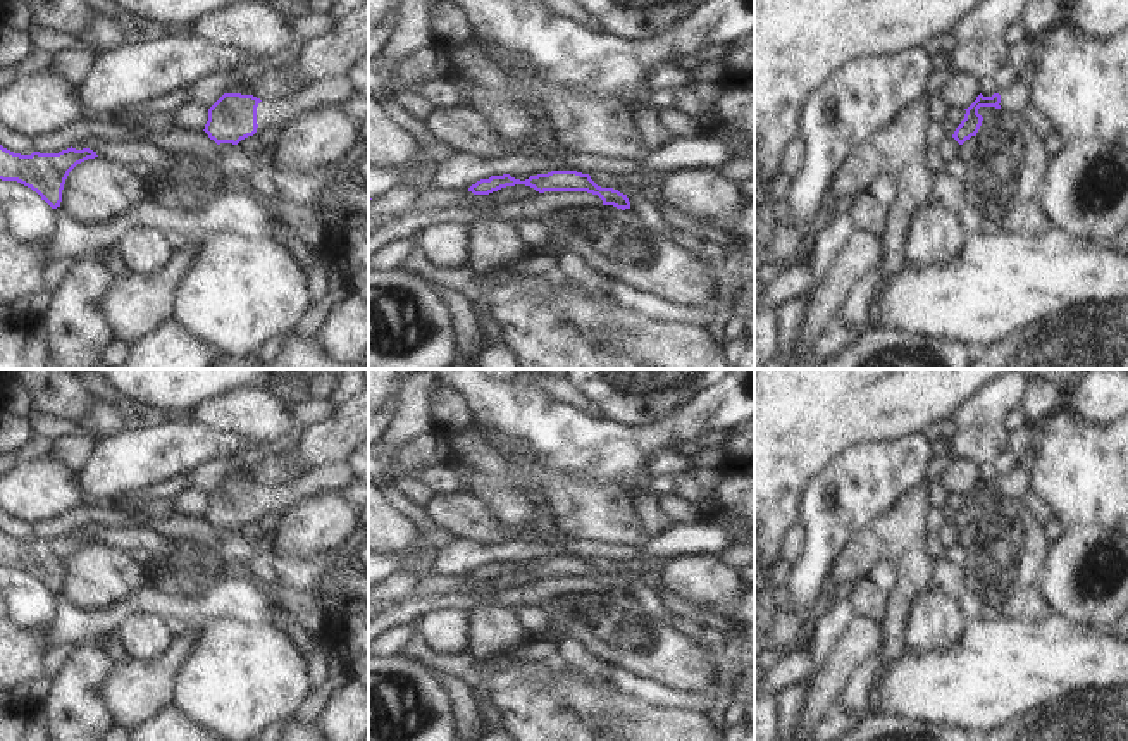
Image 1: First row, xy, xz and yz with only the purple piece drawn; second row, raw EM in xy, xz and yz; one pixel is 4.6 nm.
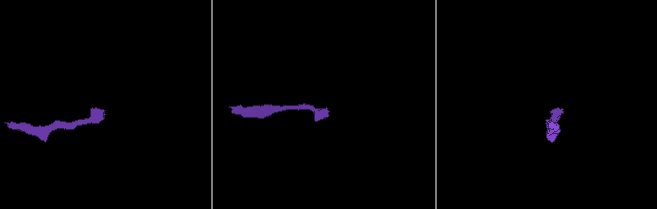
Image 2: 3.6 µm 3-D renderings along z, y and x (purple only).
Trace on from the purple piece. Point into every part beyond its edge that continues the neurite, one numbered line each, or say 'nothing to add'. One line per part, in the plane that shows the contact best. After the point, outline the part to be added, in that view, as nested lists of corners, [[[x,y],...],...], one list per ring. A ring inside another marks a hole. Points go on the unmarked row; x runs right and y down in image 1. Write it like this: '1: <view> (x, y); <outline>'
1: xy (274, 498); [[[346,462],[313,467],[288,483],[262,486],[257,493],[257,510],[281,514],[301,498],[339,491],[351,479],[355,479],[355,476]]]

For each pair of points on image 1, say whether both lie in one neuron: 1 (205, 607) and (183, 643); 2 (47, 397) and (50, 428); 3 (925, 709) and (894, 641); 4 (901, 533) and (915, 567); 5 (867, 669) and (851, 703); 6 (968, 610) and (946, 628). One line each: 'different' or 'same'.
1: different
2: different
3: different
4: same
5: same
6: different

